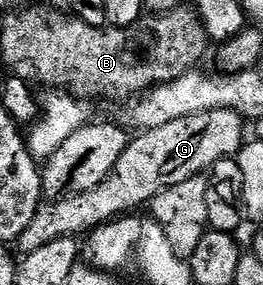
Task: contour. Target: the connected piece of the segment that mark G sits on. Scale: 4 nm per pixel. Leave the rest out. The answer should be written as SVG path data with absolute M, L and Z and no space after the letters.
M208 110L195 116L171 120L171 124L163 124L163 128L138 133L136 135L138 138L134 142L132 139L119 156L119 160L115 160L115 168L111 168L109 175L99 184L95 184L95 188L87 188L87 192L69 194L65 198L42 201L31 224L27 224L27 228L23 228L23 232L18 236L16 249L21 249L20 253L27 255L35 252L35 248L43 248L43 244L51 244L51 240L85 236L96 230L98 226L114 221L118 216L129 216L140 211L137 209L144 202L145 205L152 203L153 197L165 187L183 184L183 180L204 175L212 170L219 159L234 157L246 141L245 126L247 126L246 119L235 110Z

